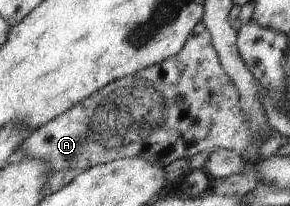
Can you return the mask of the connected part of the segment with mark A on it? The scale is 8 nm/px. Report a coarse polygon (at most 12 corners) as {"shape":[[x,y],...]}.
{"shape":[[200,22],[30,131],[22,159],[165,167],[253,144]]}

